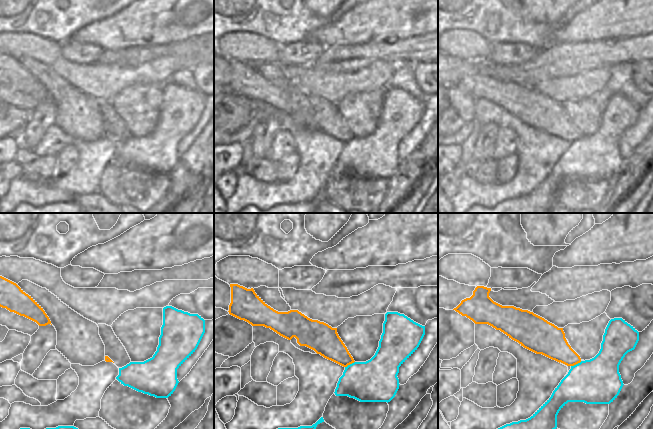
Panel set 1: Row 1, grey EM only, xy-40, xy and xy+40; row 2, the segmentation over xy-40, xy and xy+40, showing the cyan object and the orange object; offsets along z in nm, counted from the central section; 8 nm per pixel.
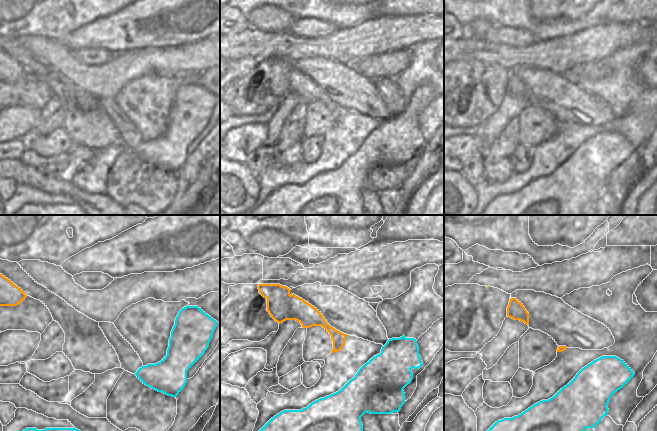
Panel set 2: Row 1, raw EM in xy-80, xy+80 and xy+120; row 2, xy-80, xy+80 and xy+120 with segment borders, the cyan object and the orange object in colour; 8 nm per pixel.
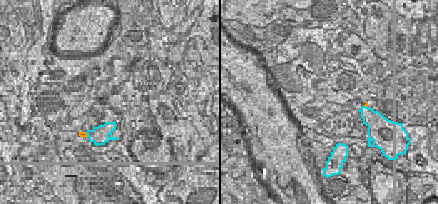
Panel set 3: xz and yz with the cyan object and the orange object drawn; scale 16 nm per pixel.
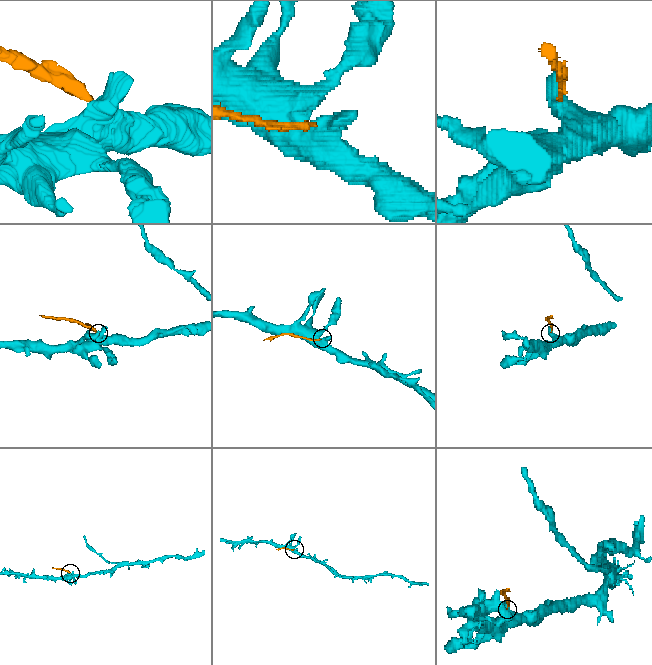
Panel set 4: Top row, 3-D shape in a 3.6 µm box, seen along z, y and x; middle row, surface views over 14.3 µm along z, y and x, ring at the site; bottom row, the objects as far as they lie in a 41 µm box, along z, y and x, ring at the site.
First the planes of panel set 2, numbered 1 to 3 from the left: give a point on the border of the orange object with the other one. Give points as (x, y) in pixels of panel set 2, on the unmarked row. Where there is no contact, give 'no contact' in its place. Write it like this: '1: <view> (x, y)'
1: no contact
2: no contact
3: no contact

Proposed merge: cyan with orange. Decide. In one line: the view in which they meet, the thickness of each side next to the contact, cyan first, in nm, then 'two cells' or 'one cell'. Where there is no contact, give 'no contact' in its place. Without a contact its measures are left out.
contact in xy+40; calibres 360 and 220 nm; two cells

